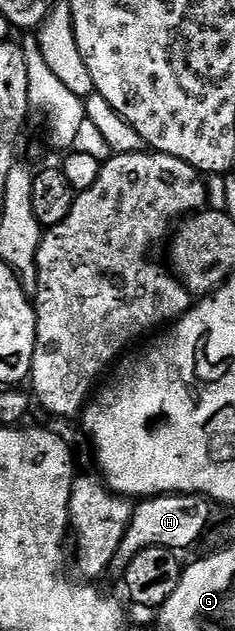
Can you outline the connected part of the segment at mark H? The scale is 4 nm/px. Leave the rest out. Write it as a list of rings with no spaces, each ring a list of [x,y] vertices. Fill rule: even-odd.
[[[157,495],[136,502],[129,529],[121,541],[121,549],[117,549],[114,566],[127,568],[142,550],[153,546],[168,547],[169,550],[183,553],[186,547],[193,546],[206,533],[211,523],[211,510],[212,504],[201,495]]]

